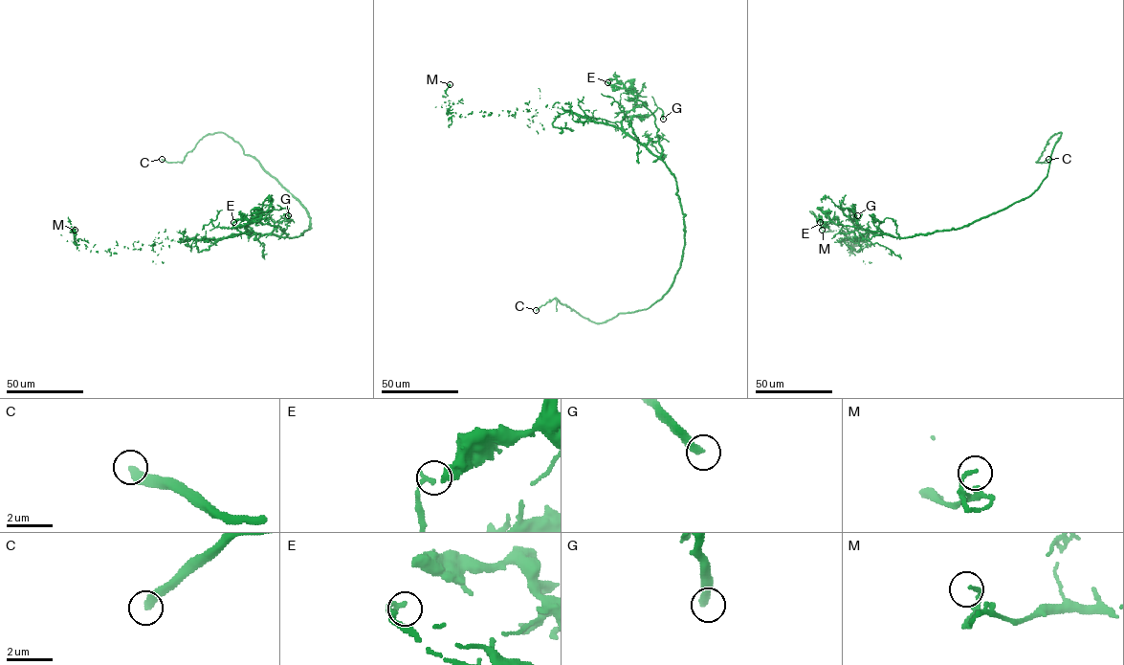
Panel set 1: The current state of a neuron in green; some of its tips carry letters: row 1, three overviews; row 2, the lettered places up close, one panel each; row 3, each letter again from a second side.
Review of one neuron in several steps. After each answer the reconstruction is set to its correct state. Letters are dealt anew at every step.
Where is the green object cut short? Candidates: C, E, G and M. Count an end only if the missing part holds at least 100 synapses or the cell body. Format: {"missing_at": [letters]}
{"missing_at": ["C"]}

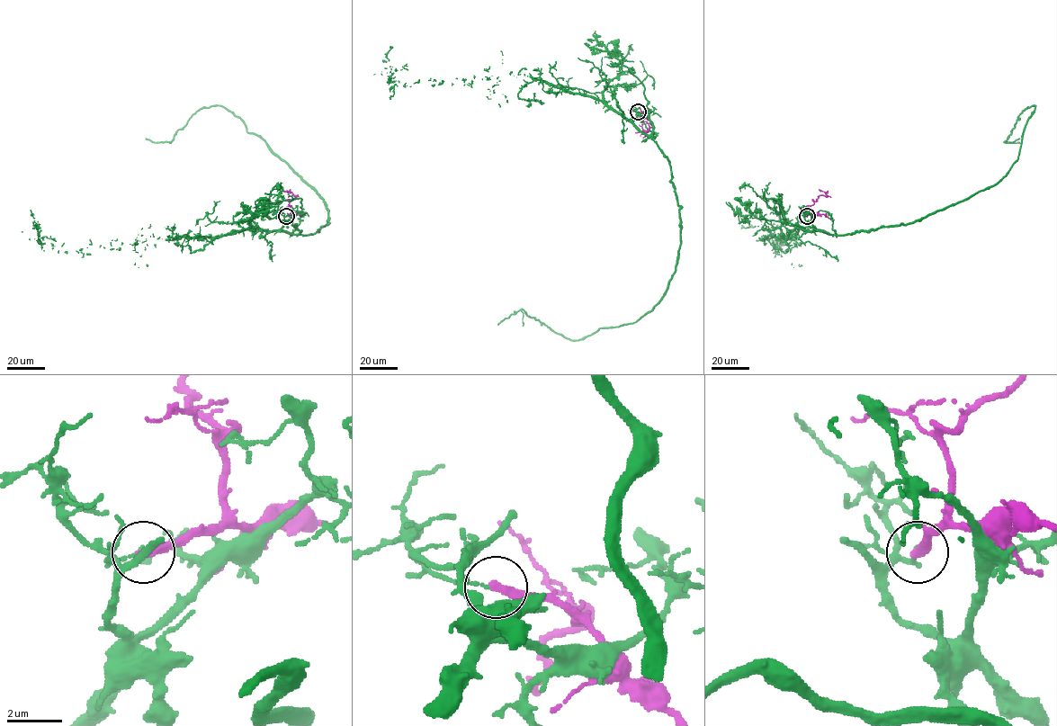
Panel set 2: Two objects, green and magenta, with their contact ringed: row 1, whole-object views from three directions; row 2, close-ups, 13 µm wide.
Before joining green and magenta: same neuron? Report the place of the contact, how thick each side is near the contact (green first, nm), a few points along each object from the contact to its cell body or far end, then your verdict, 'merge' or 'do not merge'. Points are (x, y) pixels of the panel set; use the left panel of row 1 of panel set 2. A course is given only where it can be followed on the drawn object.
at (286, 216); 110 nm thick on the green side, 360 nm on the other; green runs (286, 216), (281, 229), (294, 234), (328, 224), (315, 191), (220, 106), (200, 109), (170, 141), (146, 138); magenta runs (286, 216), (291, 213), (289, 204), (297, 195), (295, 197), (291, 192), (282, 191); do not merge

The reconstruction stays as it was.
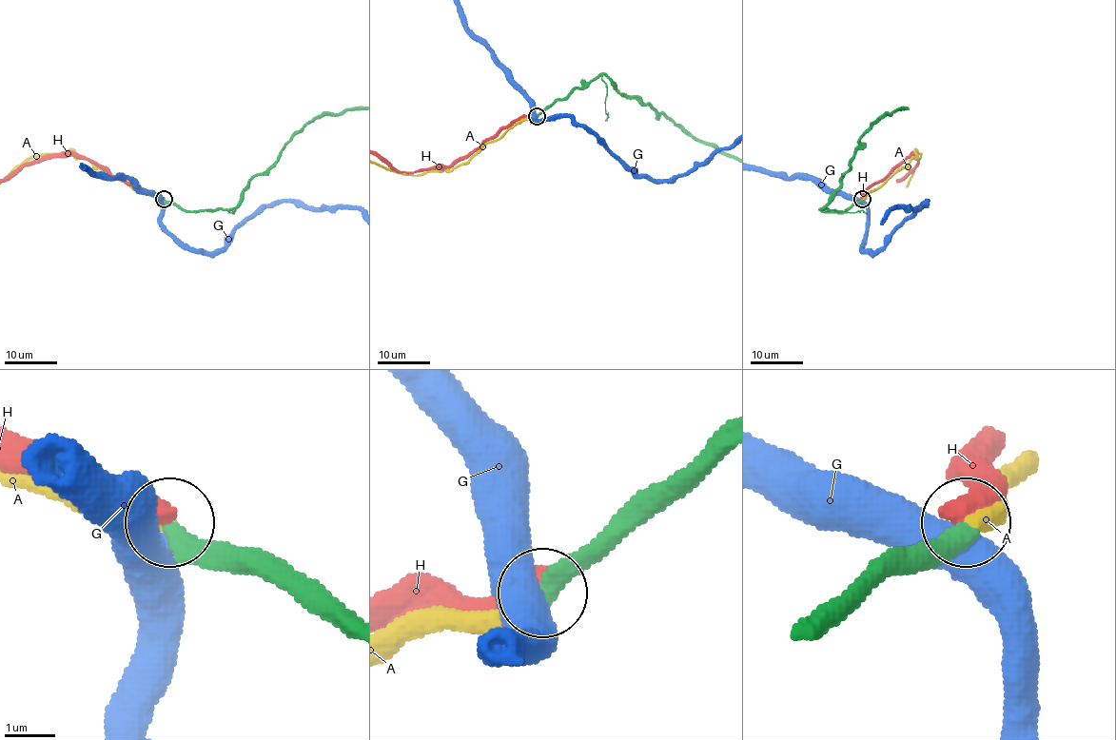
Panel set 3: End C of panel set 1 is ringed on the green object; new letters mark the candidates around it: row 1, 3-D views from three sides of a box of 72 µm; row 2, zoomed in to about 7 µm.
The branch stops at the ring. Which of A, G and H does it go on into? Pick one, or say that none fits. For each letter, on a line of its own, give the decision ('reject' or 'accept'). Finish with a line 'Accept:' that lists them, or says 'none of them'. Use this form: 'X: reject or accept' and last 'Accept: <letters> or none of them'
A: accept
G: reject
H: reject
Accept: A

